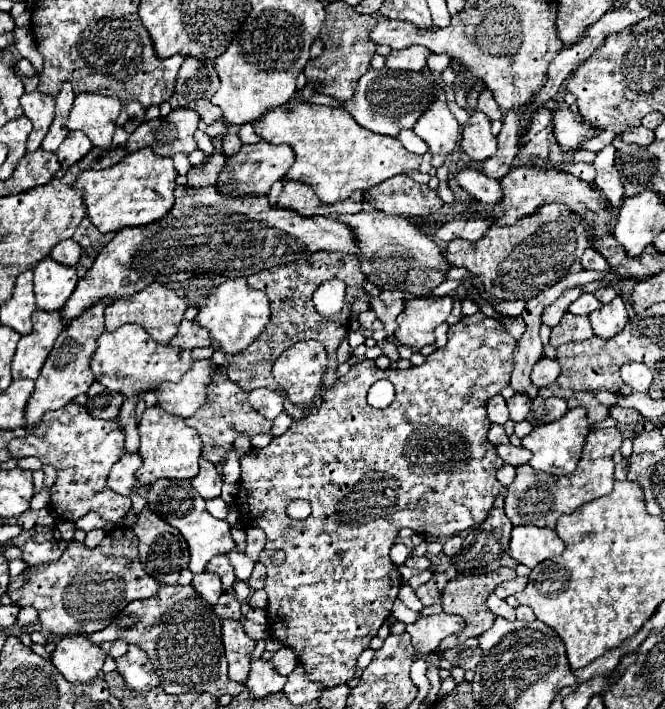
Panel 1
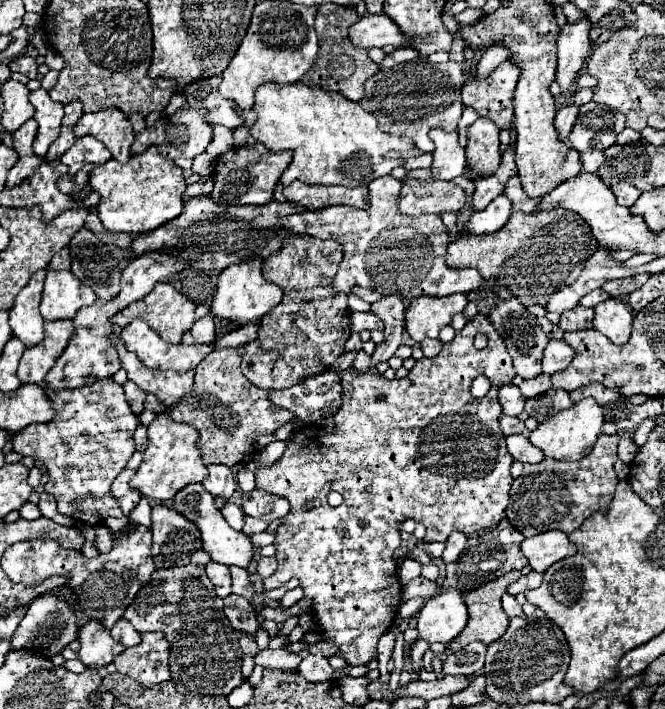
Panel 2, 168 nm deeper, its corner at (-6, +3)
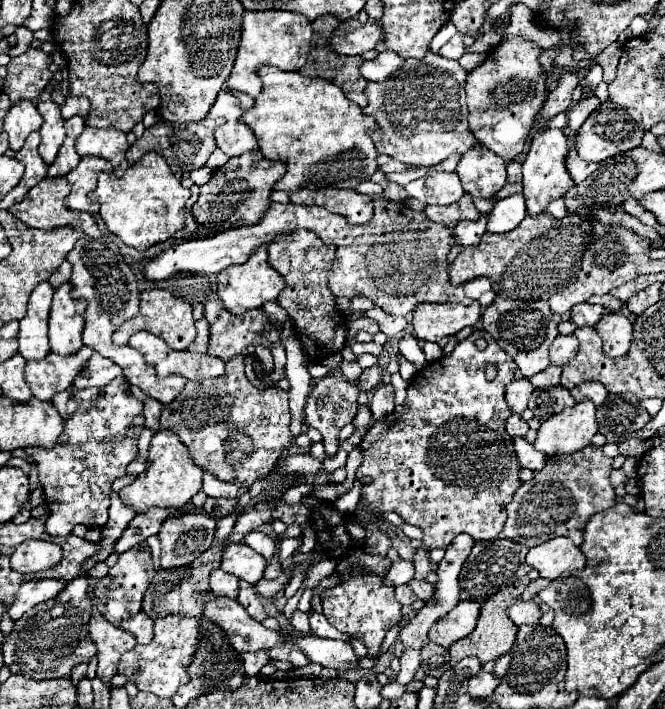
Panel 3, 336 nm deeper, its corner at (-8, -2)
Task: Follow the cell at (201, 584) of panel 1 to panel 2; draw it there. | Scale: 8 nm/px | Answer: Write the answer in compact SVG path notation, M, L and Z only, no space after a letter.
M210 561L210 563L206 565L206 573L208 573L210 581L214 583L218 597L222 597L222 599L224 599L224 597L228 597L228 595L232 593L230 571L228 571L228 567L226 567L226 565L220 565L220 563Z

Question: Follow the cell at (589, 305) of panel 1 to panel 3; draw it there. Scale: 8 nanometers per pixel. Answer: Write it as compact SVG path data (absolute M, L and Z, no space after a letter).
M606 294L606 296L592 296L588 302L590 302L590 304L600 304L600 306L604 306L604 308L610 310L610 312L618 312L620 306L622 306L622 302L620 302L618 298L614 298L612 294Z

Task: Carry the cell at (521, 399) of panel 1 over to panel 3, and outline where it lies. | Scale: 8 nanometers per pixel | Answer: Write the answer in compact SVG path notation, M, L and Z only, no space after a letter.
M548 366L544 372L540 372L540 374L534 374L534 376L530 378L530 380L532 380L532 386L534 386L534 388L558 386L560 372L562 372L562 368L560 368L560 366Z

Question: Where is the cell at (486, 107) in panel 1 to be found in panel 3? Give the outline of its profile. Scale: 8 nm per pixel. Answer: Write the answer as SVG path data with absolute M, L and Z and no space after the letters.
M508 40L494 48L486 62L466 78L470 130L478 142L506 162L524 150L534 118L546 100L546 74L540 68L538 54L540 48L526 40Z

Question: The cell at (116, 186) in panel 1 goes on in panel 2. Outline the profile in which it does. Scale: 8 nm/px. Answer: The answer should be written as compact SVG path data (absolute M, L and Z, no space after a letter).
M152 145L144 153L132 155L124 165L114 159L104 165L96 165L90 173L90 187L100 193L100 203L96 209L108 231L142 235L158 229L182 213L182 193L186 191L186 181L182 169L162 157Z

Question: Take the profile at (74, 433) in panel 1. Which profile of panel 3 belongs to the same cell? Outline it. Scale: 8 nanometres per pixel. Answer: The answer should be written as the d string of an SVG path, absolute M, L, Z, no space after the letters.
M124 376L114 378L104 388L76 390L74 386L70 386L68 390L62 390L60 394L56 394L52 398L52 404L64 418L62 434L58 436L56 444L50 450L28 446L24 448L24 452L38 466L38 478L40 478L40 484L48 502L50 514L46 520L46 532L50 536L68 536L76 524L84 524L92 528L92 526L104 526L104 522L108 522L112 482L126 474L128 464L138 454L138 436L144 428L144 414L142 414L142 402L130 396L128 382Z

